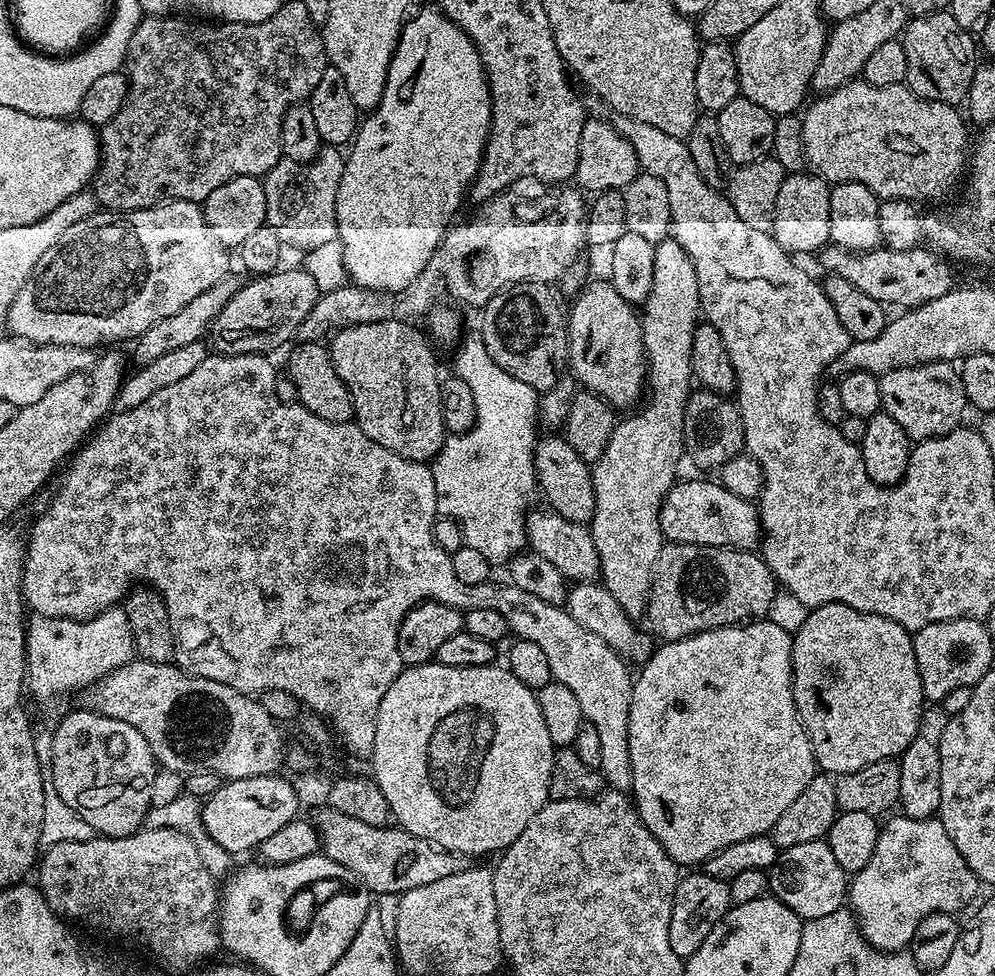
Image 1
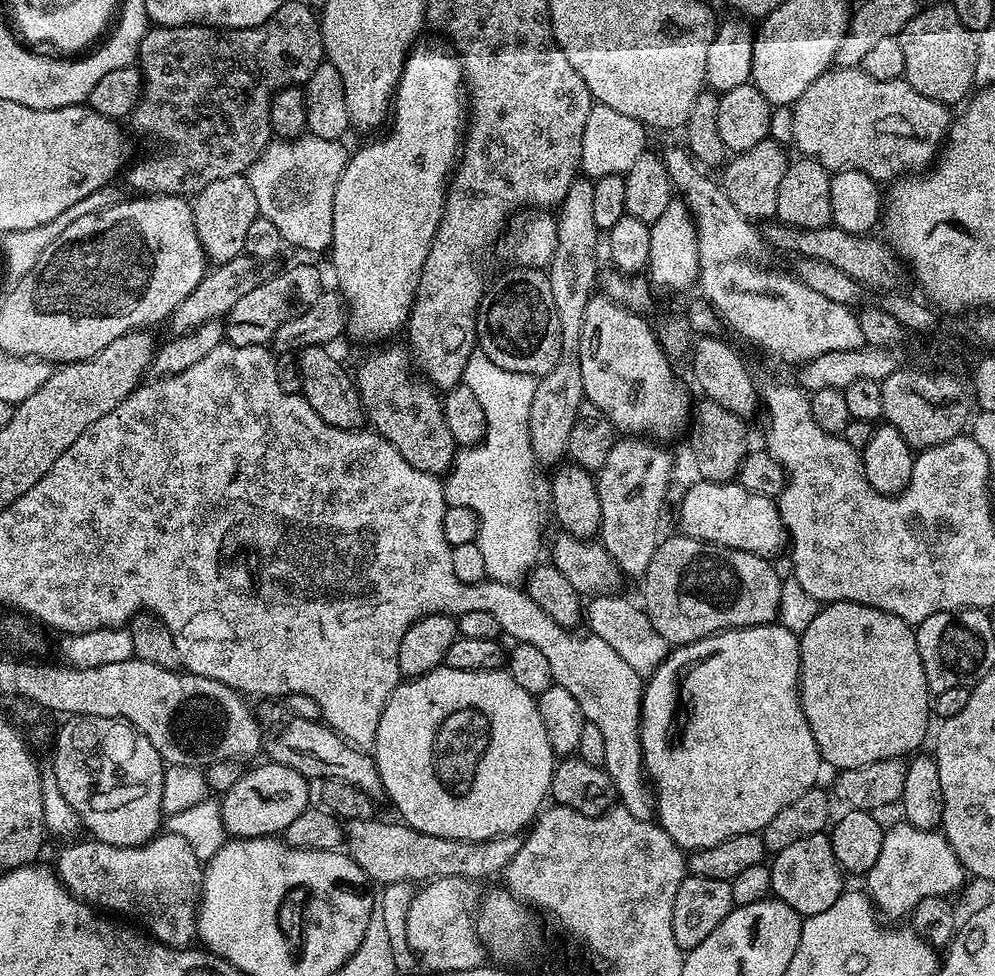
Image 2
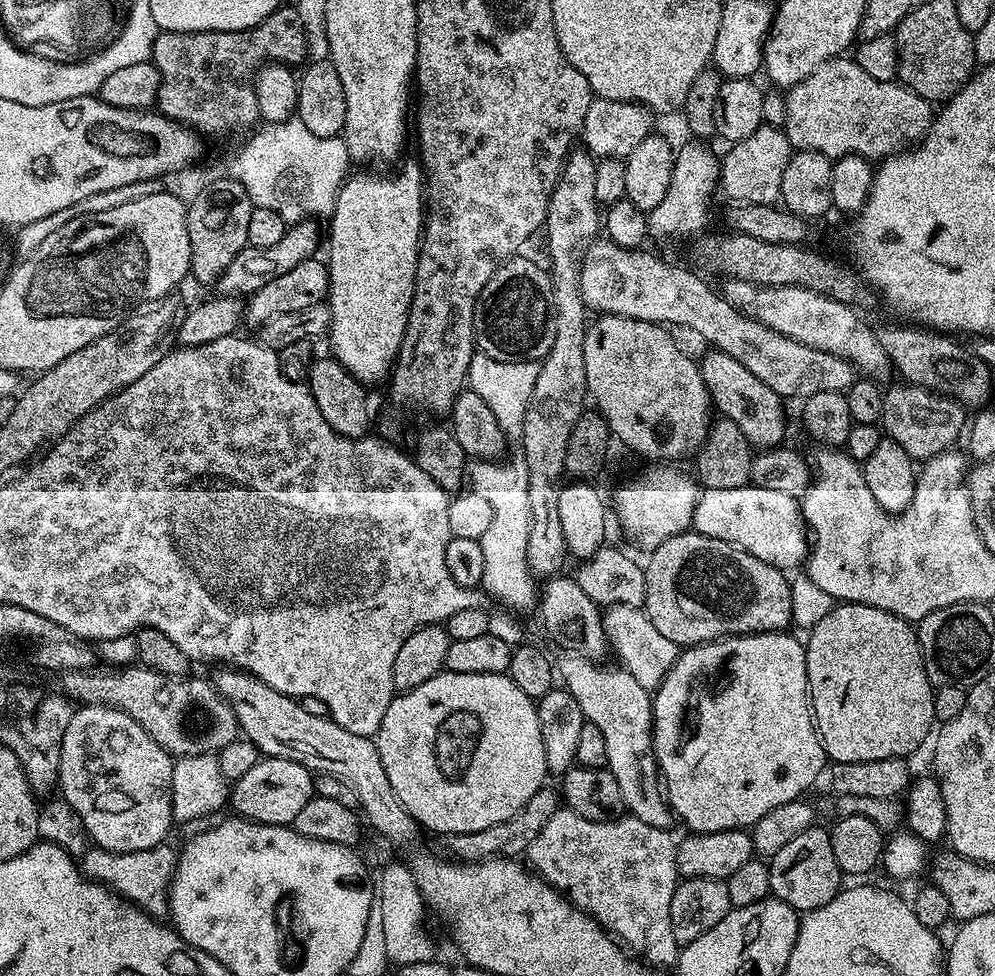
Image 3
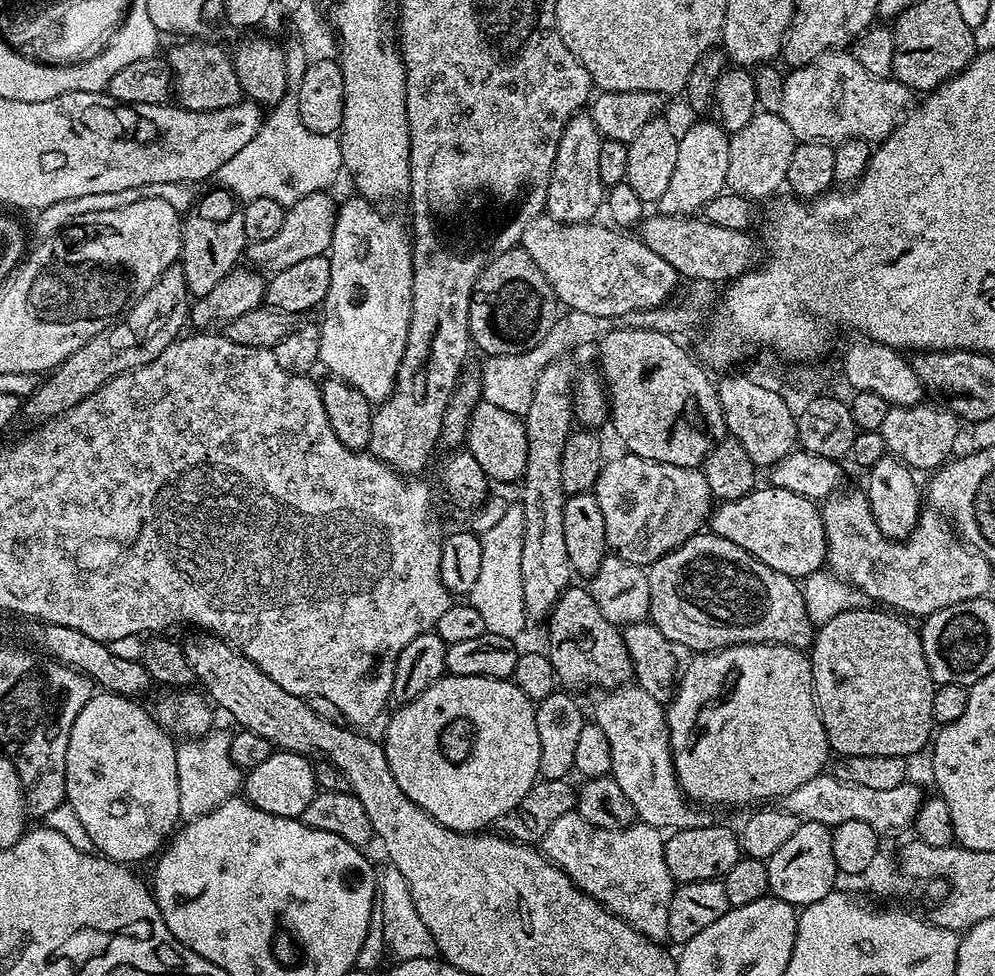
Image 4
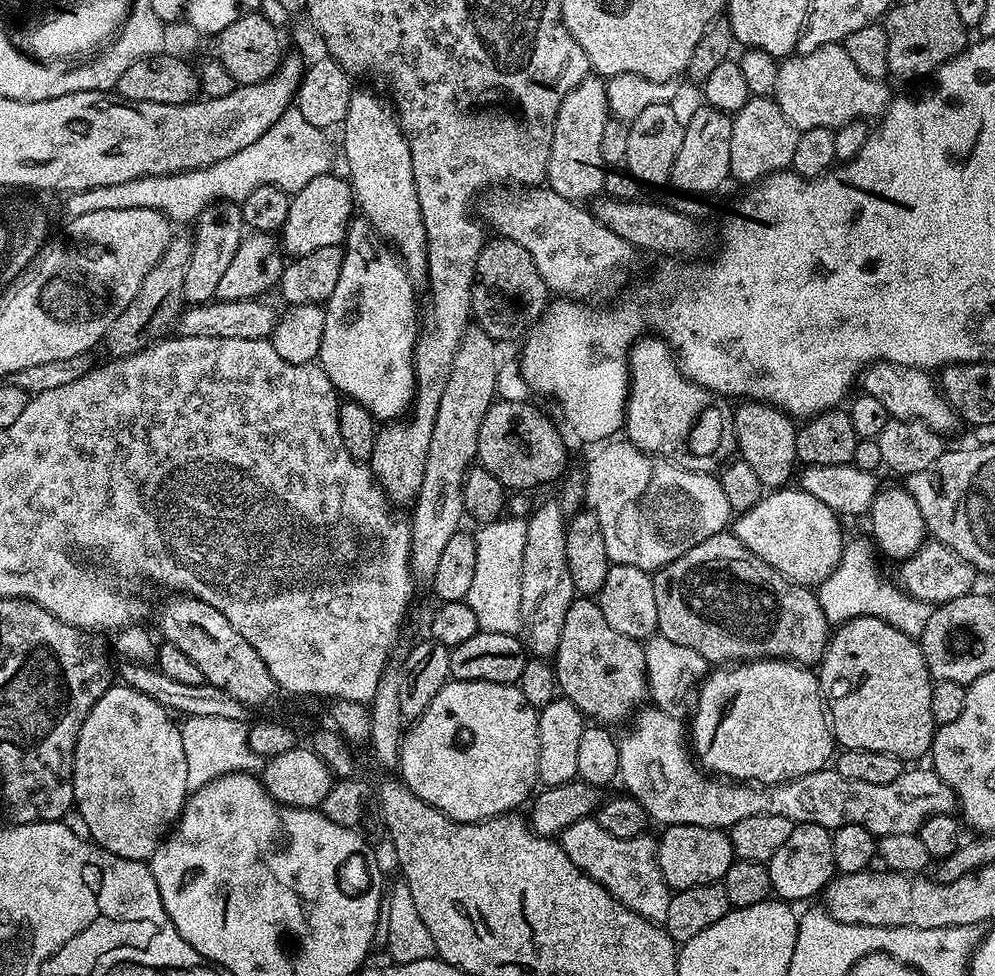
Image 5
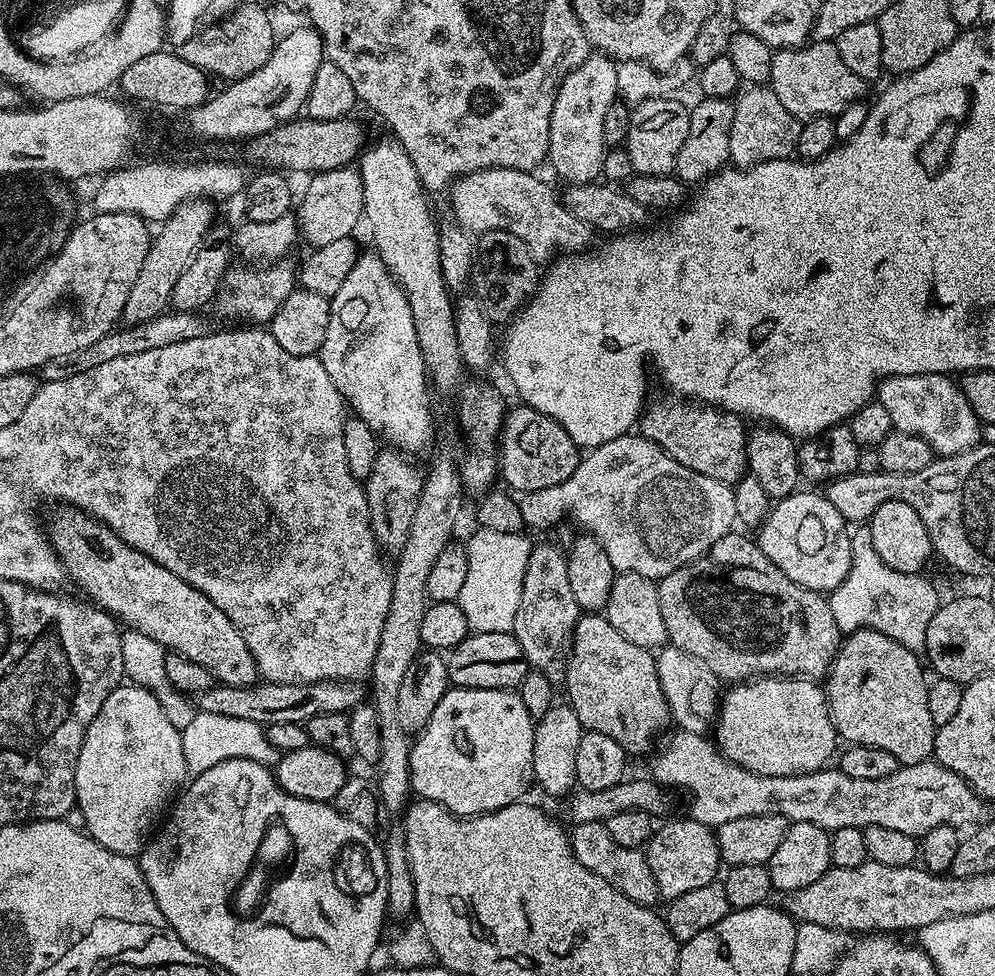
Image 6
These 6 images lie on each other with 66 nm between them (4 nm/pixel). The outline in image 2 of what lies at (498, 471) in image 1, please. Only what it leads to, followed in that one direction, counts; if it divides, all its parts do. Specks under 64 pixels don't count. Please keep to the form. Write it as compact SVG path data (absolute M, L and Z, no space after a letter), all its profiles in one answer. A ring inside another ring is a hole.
M474 350L464 367L462 382L470 386L474 398L478 398L482 406L482 414L486 414L486 434L480 443L469 444L457 451L451 468L442 480L444 503L447 507L468 507L476 513L478 526L474 542L478 550L482 550L482 558L486 561L487 579L519 585L541 559L540 512L536 509L538 461L530 446L530 406L534 403L537 377L502 370L502 366L494 366L484 352Z

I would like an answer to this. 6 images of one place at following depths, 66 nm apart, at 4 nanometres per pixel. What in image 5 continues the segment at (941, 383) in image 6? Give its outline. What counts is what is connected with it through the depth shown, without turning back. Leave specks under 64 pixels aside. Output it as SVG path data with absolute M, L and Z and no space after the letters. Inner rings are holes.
M876 361L861 373L860 386L863 386L861 389L865 395L877 398L886 407L891 419L918 420L931 428L945 430L957 423L958 418L948 400L941 395L935 379L929 376L925 369Z

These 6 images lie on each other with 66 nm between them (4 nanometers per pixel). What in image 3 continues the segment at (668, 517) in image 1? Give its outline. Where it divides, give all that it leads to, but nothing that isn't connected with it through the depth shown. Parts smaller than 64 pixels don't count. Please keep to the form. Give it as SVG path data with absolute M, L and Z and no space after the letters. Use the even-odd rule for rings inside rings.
M751 486L726 490L704 488L696 503L692 528L706 538L730 542L730 546L746 550L746 554L754 554L754 558L781 570L799 569L810 551L810 533L800 515L799 499L779 490Z

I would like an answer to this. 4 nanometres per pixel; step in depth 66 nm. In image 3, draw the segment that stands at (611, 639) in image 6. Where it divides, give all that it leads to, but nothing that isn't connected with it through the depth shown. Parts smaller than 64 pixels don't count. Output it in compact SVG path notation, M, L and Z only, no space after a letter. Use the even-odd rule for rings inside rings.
M557 574L543 581L538 592L540 620L549 636L569 653L585 656L587 660L603 661L604 651L609 651L604 633L601 605L596 604L578 586L575 578L568 574Z

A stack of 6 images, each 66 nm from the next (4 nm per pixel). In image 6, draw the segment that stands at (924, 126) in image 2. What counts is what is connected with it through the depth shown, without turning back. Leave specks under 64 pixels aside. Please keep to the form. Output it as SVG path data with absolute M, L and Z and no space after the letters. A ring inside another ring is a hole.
M817 40L805 43L799 48L781 48L773 51L770 62L770 86L782 106L798 118L814 116L835 117L848 104L861 99L865 94L866 81L851 72L838 55L835 43Z

